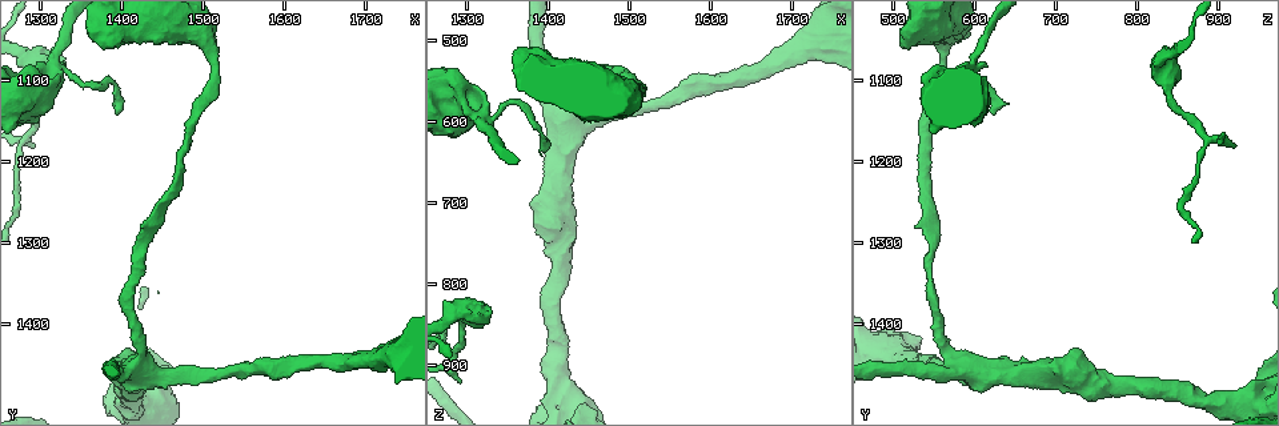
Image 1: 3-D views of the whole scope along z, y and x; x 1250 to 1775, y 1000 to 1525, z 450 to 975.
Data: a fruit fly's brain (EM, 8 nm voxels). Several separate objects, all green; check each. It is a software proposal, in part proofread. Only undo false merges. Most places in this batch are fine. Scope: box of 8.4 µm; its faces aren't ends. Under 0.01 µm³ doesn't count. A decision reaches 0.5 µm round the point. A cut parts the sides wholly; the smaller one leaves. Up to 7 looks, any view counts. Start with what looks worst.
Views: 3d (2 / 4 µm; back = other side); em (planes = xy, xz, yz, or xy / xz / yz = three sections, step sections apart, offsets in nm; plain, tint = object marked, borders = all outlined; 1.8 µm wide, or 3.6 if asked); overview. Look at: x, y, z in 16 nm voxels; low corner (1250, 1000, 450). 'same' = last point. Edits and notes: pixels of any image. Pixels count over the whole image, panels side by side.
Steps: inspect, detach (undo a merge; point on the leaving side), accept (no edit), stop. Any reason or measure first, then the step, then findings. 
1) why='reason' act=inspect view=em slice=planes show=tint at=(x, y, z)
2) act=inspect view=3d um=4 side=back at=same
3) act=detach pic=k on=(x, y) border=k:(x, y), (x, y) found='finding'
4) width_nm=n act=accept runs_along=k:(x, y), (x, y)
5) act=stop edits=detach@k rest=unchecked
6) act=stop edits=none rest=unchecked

why='calibre changes' act=inspect view=em slice=planes show=tint at=(1285, 1165, 880)

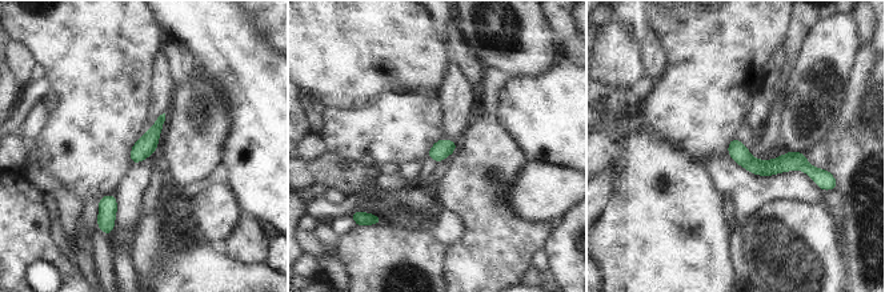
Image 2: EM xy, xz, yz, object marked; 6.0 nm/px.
act=accept runs_along=2:(733, 142), (753, 166), (803, 164), (812, 174) found='all the same cell'

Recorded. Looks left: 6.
act=inspect view=em um=3.6 slice=planes show=plain at=(1735, 1435, 495)

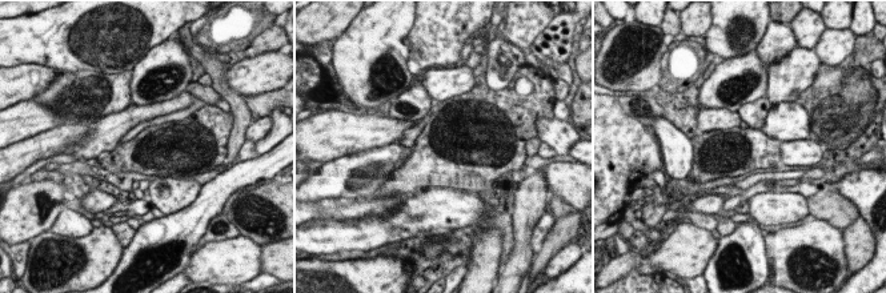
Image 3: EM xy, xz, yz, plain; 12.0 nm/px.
act=inspect view=em um=3.6 slice=planes show=tint at=same

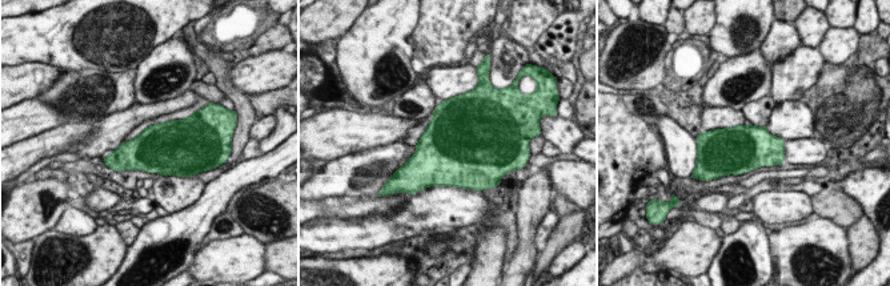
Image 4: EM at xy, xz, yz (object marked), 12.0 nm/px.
act=accept found='all the same cell'

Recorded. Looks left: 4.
why='abrupt turn' act=inspect view=3d um=4 side=back at=(1495, 1040, 560)

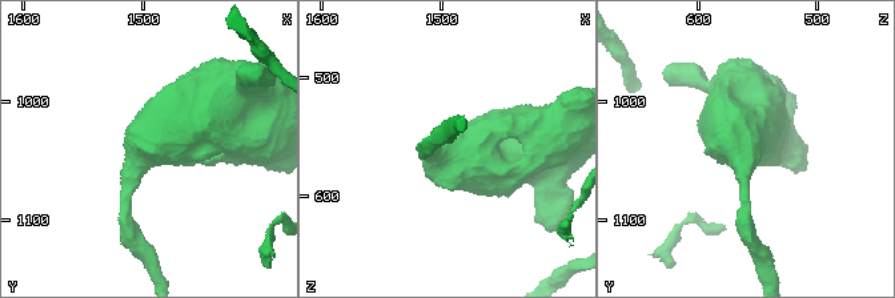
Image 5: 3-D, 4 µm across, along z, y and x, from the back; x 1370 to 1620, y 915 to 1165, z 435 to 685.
why='now the EM' act=inspect view=em slice=planes show=tint at=(1496, 1042, 562)

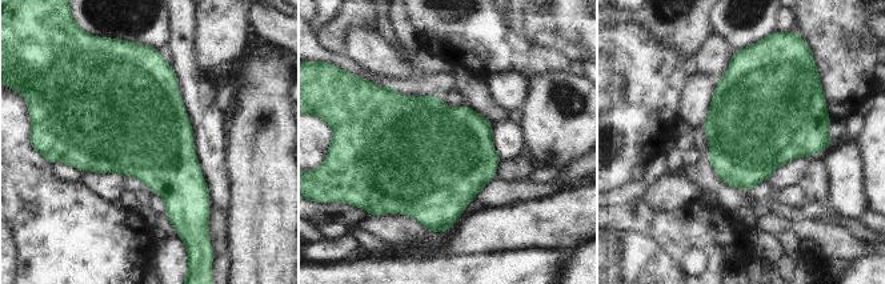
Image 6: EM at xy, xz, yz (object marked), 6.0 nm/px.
width_nm=600 act=accept found='continuous, no second cell'

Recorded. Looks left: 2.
act=stop edits=none rest=unchecked

